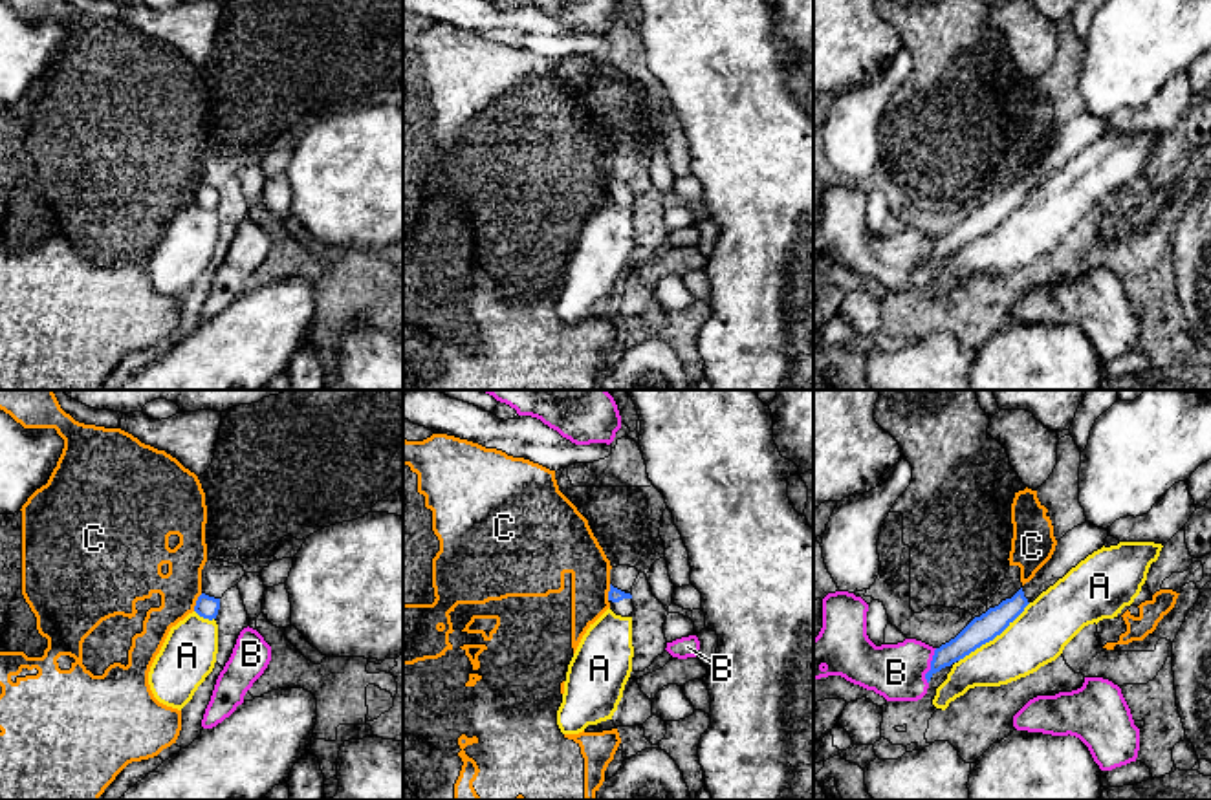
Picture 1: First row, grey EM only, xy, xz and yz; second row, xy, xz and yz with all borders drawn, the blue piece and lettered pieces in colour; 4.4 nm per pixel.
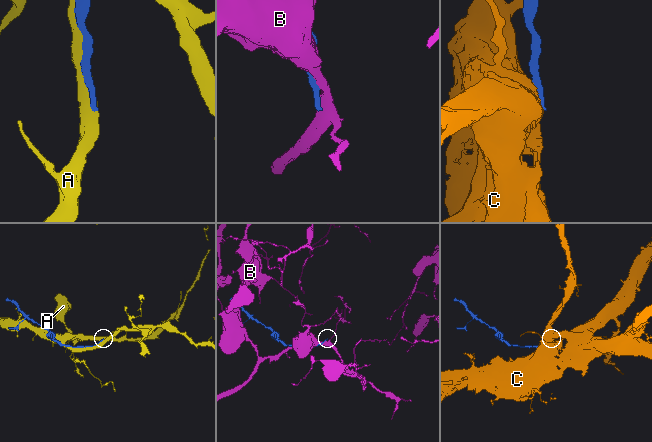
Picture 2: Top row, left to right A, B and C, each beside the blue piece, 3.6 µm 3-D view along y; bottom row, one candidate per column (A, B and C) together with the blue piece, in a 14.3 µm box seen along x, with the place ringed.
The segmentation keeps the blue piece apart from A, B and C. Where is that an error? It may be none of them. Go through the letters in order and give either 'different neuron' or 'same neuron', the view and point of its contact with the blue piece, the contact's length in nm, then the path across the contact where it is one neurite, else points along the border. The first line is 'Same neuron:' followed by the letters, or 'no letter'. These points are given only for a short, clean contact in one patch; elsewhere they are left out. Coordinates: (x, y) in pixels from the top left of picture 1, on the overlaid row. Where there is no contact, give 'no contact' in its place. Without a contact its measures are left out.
Same neuron: no letter
A: different neuron | yz (993, 637) | 420 nm
B: different neuron | yz (931, 667) | 170 nm
C: different neuron | xy (196, 603) | 90 nm

